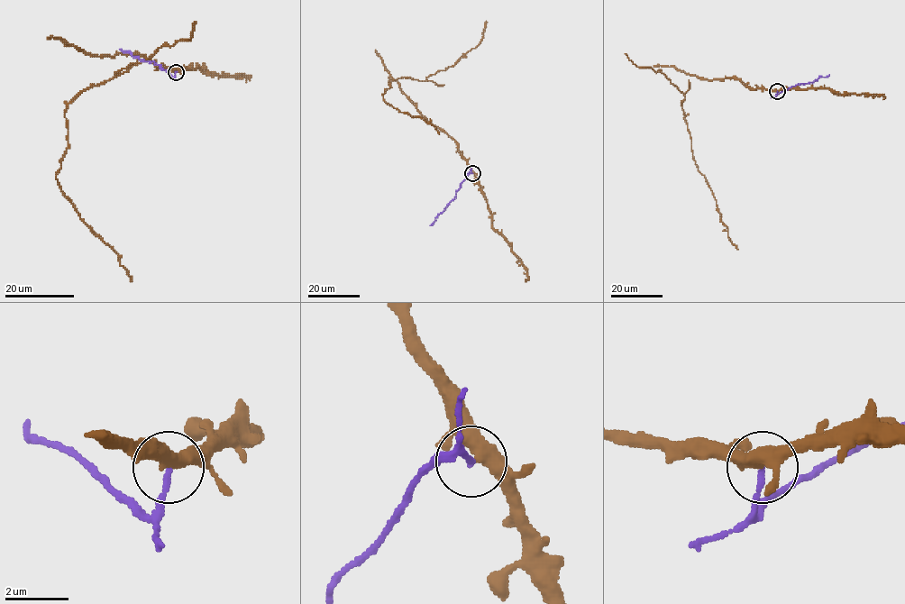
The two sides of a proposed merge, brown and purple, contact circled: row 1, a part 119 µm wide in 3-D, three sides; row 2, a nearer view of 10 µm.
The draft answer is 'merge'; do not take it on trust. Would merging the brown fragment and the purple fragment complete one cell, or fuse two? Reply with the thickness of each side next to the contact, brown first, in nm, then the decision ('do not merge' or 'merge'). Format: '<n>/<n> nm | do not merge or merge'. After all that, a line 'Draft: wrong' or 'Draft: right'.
440/180 nm | do not merge
Draft: wrong

